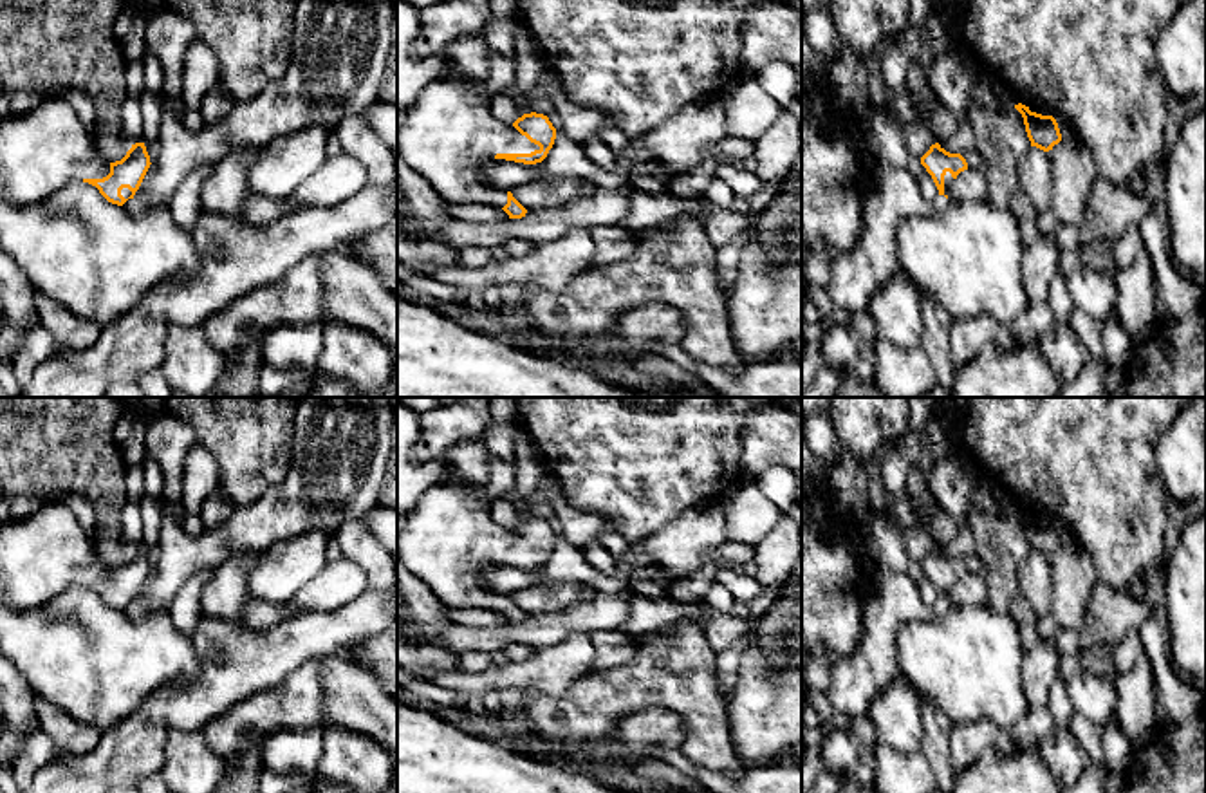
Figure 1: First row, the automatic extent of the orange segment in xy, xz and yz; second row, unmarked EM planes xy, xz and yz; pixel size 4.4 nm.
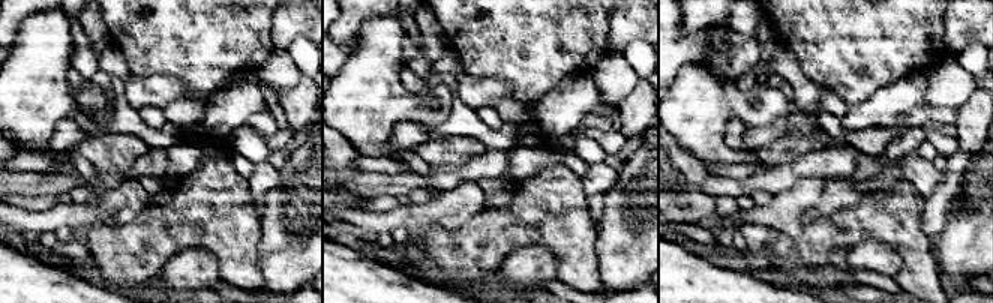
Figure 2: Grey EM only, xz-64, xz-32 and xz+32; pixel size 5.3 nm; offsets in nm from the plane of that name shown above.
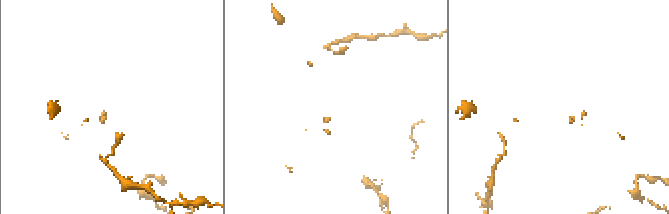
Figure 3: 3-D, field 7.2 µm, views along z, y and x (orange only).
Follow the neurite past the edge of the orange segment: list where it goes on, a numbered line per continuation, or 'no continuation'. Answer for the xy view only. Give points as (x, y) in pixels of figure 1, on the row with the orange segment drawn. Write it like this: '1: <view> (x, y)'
1: xy (42, 150)

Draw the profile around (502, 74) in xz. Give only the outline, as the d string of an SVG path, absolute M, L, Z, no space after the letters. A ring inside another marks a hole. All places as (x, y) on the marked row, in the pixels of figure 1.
M491 52L489 74L482 83L484 96L491 101L496 96L502 96L509 87L516 85L516 63L513 58L500 52Z

